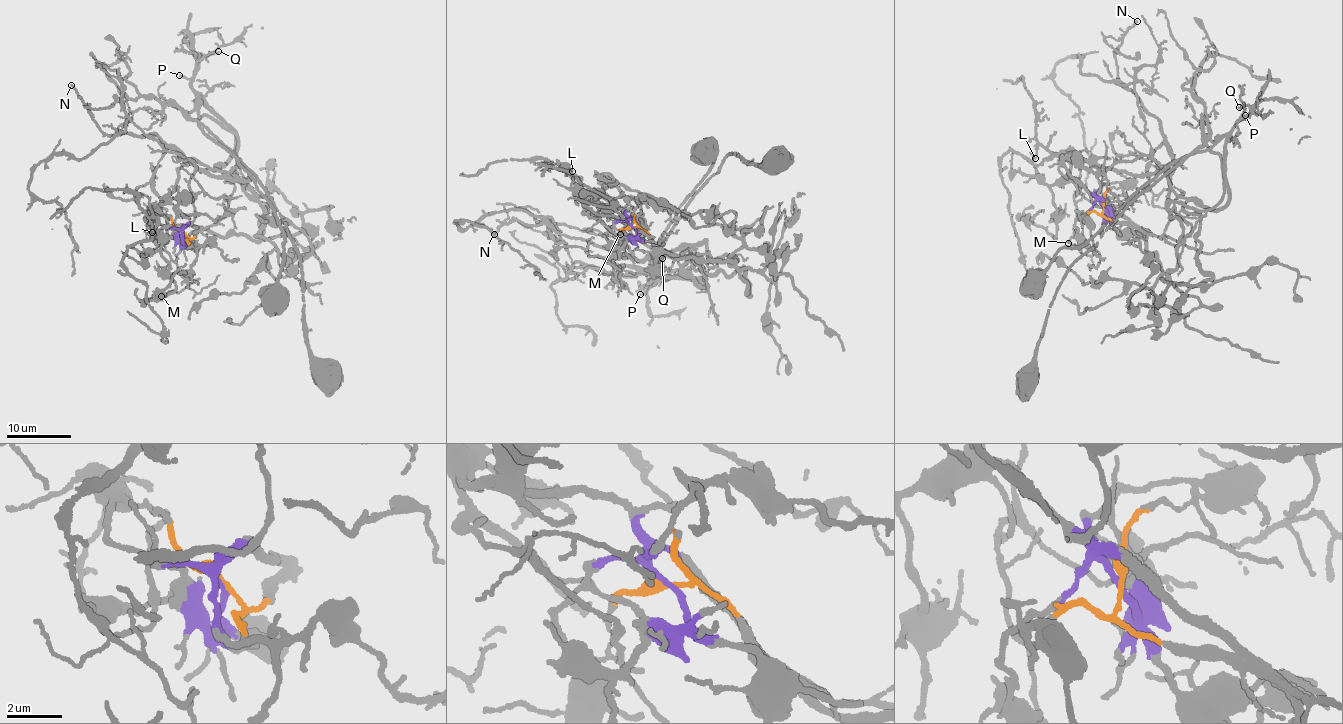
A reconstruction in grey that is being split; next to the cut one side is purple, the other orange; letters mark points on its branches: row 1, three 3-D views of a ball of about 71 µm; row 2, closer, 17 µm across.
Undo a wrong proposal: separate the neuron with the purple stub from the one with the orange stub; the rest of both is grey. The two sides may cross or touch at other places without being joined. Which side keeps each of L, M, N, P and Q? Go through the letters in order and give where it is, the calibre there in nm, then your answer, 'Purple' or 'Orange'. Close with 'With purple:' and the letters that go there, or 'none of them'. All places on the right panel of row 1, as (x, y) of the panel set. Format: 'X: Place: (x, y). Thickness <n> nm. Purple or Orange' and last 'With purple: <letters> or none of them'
L: Place: (1035, 158). Thickness 130 nm. Purple
M: Place: (1068, 243). Thickness 120 nm. Purple
N: Place: (1137, 21). Thickness 200 nm. Purple
P: Place: (1245, 115). Thickness 190 nm. Orange
Q: Place: (1239, 107). Thickness 140 nm. Orange
With purple: L, M, N

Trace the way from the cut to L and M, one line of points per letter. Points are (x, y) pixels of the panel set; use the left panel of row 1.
L: (184, 233), (181, 224), (157, 229), (151, 219), (154, 216), (156, 218), (149, 218), (152, 232)
M: (184, 233), (181, 234), (184, 244), (193, 246), (197, 255), (191, 274), (179, 293), (170, 291), (162, 297)

